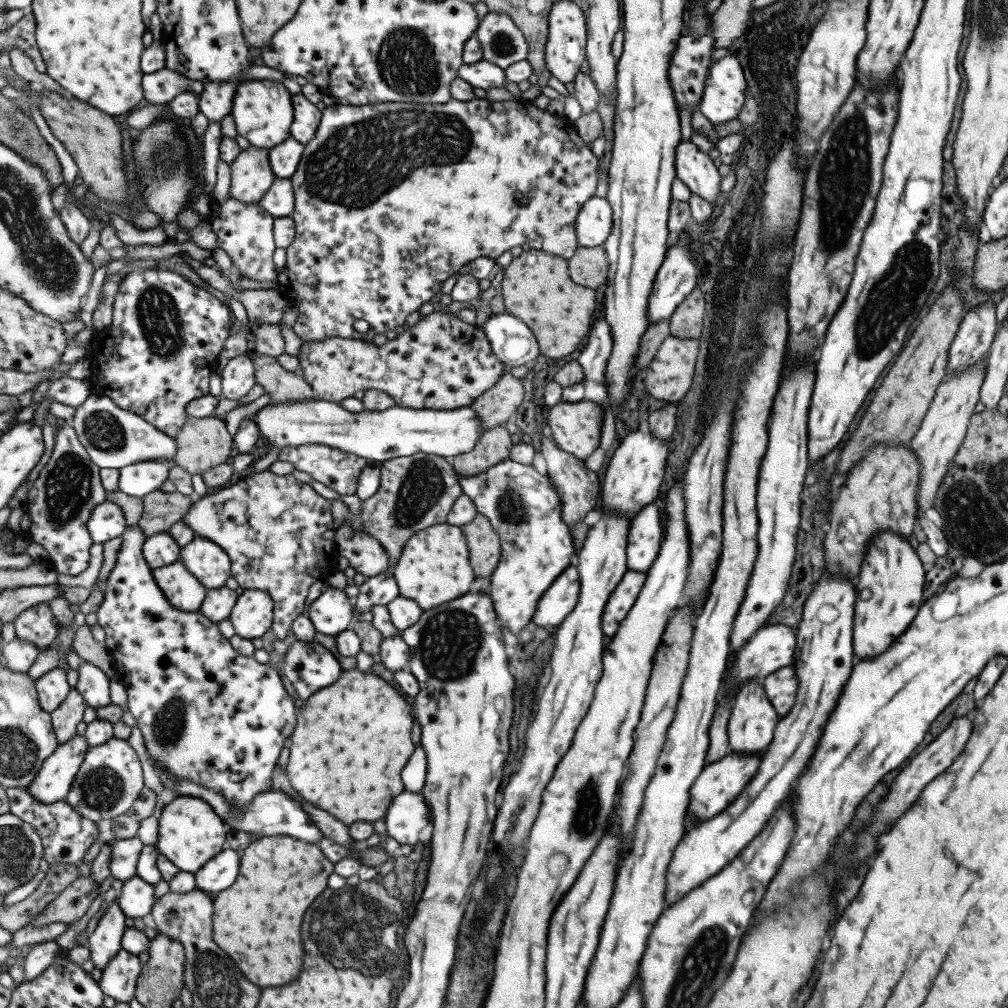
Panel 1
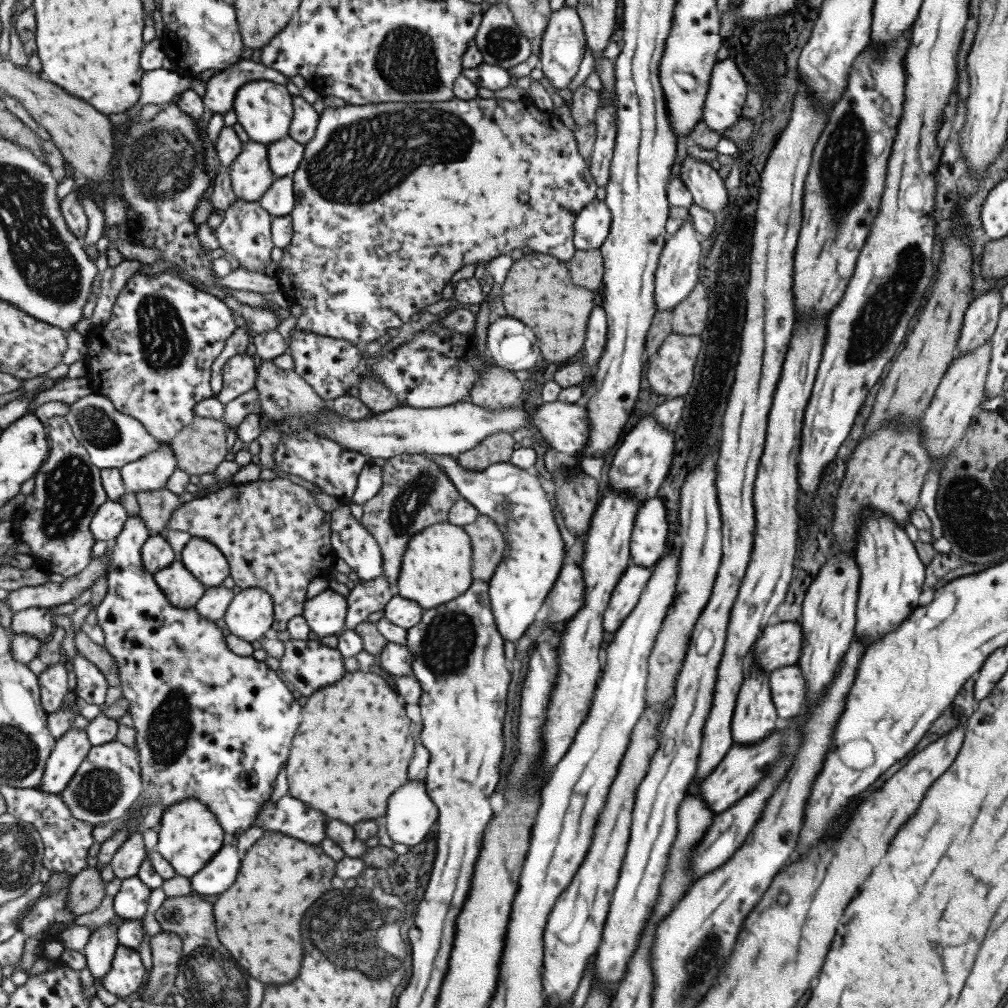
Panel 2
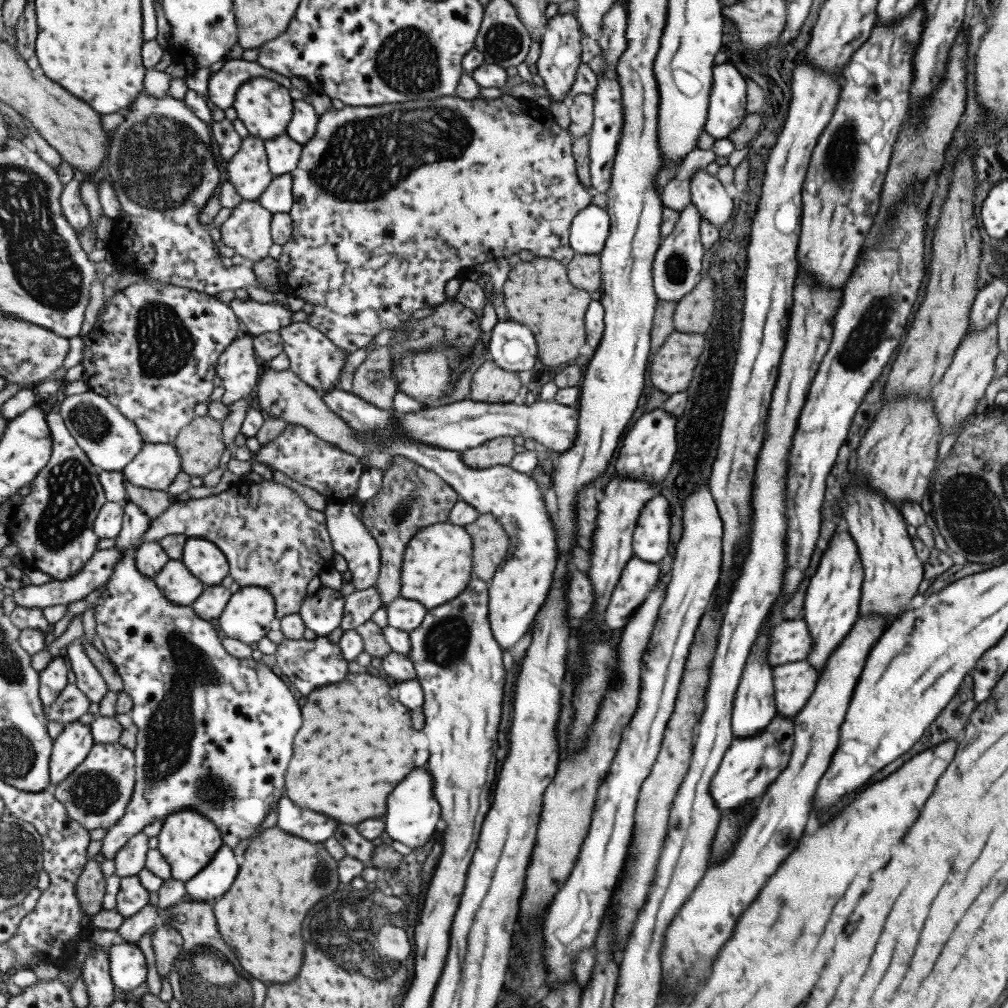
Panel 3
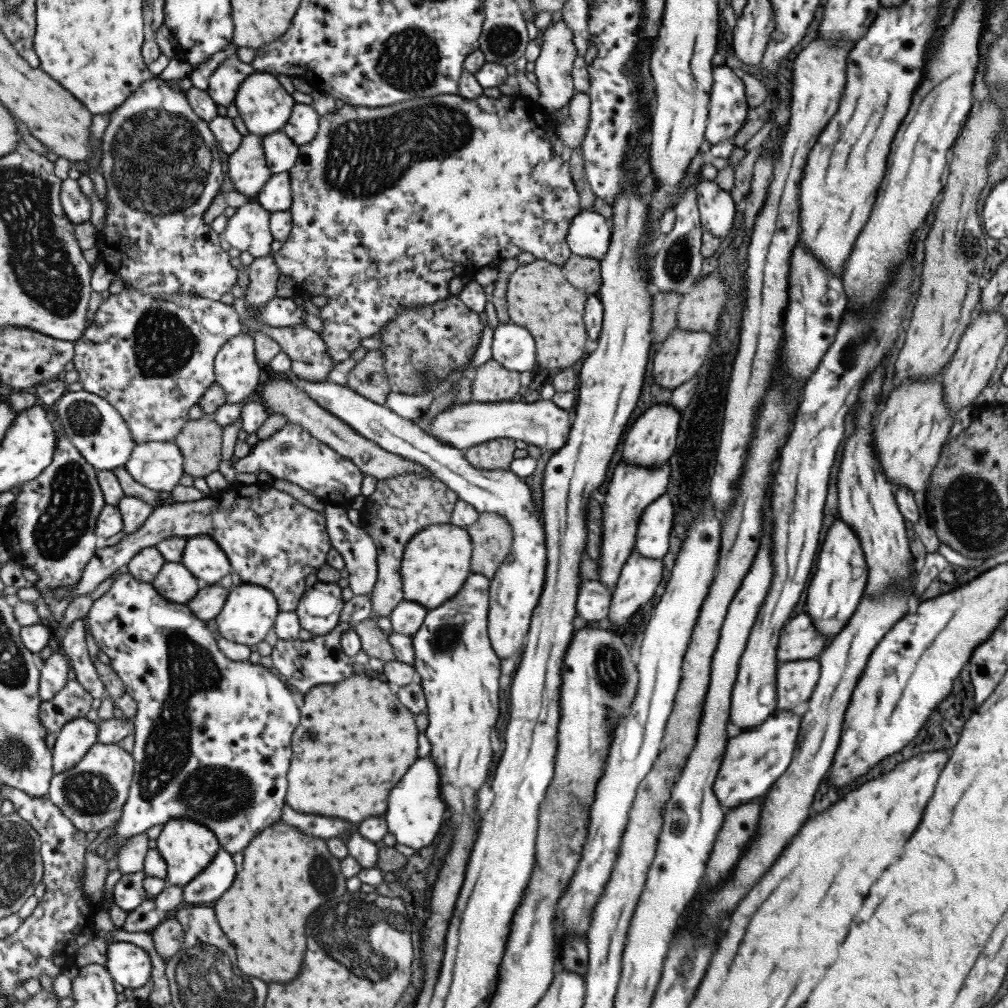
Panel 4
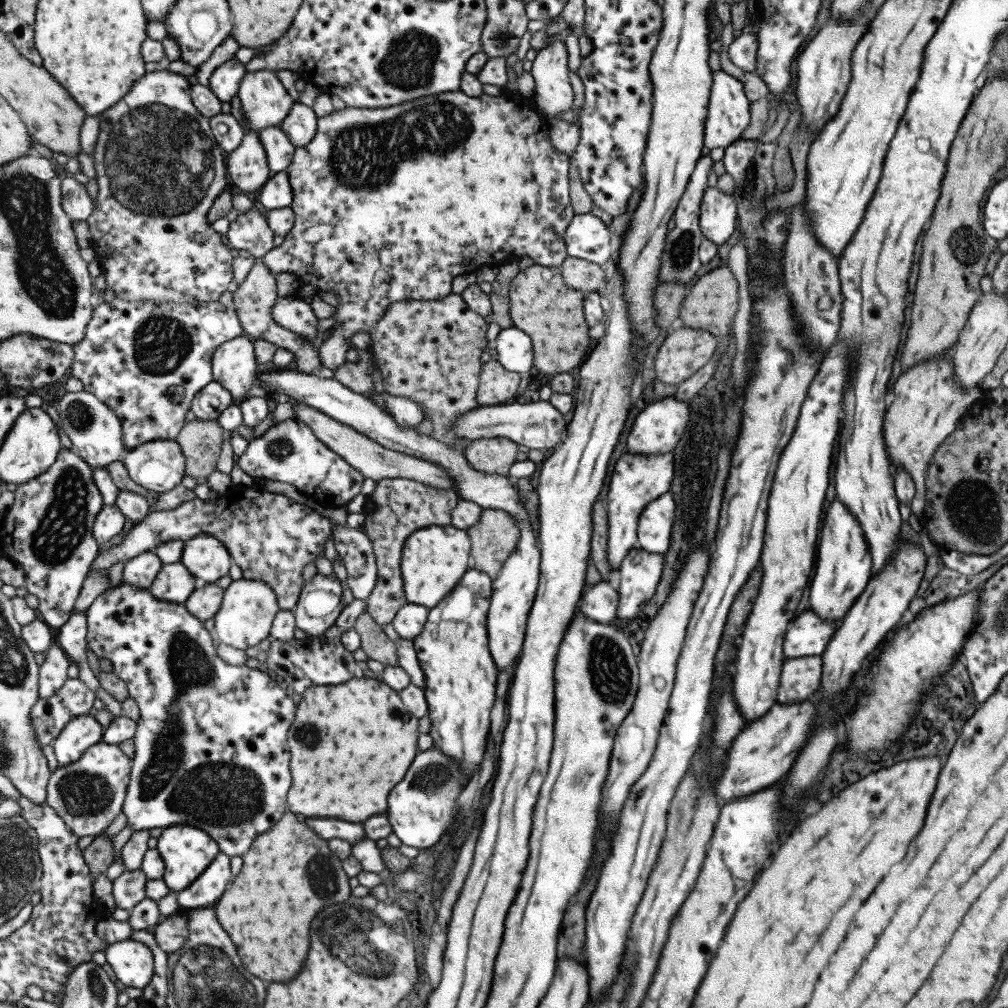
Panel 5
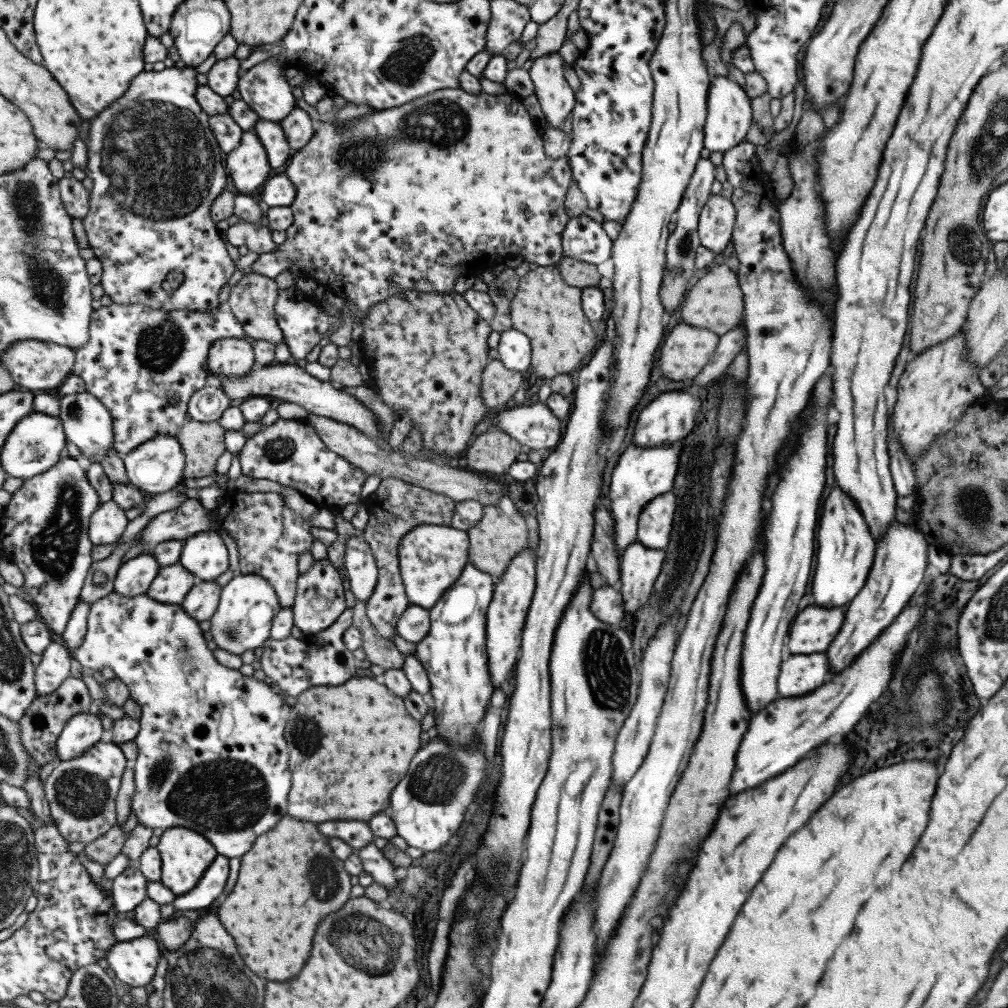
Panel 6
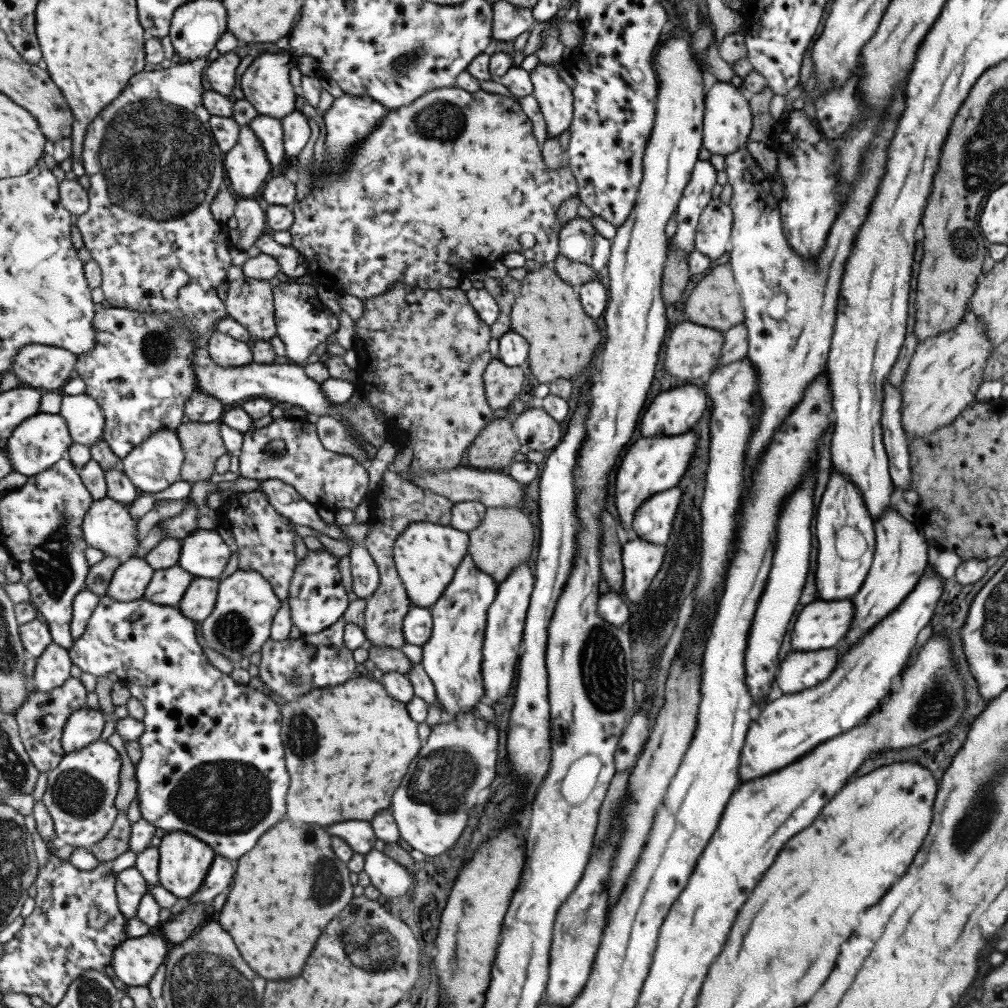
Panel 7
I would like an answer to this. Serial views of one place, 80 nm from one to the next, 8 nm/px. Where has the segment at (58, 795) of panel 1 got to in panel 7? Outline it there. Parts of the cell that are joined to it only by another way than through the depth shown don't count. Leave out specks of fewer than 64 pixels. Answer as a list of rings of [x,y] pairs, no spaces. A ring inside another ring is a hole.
[[[85,705],[76,710],[66,724],[62,738],[66,752],[75,752],[102,738],[108,720],[101,709]]]

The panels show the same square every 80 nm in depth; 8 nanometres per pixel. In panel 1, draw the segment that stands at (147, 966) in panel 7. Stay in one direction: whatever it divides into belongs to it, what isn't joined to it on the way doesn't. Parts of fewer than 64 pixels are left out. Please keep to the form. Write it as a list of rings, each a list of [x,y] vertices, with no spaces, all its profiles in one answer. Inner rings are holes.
[[[121,949],[102,973],[99,983],[103,993],[117,1003],[128,1004],[135,999],[137,982],[139,976],[143,975],[143,967],[138,955]]]

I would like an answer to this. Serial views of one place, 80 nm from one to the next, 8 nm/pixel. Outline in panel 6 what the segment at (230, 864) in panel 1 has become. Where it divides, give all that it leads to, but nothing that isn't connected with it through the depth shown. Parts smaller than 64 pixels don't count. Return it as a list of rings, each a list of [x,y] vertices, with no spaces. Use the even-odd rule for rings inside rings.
[[[220,854],[193,890],[186,895],[177,895],[175,900],[177,912],[196,914],[205,911],[223,894],[227,880],[229,880],[229,858]]]

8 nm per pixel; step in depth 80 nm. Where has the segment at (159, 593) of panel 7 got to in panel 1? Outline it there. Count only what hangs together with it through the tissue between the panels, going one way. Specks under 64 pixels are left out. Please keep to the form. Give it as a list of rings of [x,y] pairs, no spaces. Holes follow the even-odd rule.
[[[181,560],[154,569],[155,580],[162,592],[175,605],[187,612],[197,612],[206,599],[208,589]]]

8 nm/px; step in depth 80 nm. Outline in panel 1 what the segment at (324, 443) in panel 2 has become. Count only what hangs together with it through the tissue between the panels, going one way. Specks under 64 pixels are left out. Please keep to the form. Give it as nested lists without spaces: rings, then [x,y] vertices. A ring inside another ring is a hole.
[[[306,444],[286,446],[280,450],[281,462],[291,462],[294,468],[306,472],[314,480],[335,490],[338,494],[356,494],[363,469],[369,465],[377,465],[366,458],[350,452],[327,446],[326,444]]]

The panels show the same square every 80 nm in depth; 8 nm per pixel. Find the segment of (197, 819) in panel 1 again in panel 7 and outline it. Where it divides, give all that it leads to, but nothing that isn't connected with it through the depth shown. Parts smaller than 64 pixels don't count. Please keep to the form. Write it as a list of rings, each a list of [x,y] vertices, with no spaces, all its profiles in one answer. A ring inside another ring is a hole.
[[[169,832],[163,835],[160,848],[160,881],[162,885],[180,899],[192,898],[198,894],[206,882],[215,857],[218,855],[211,845],[199,840],[199,837],[188,832]]]

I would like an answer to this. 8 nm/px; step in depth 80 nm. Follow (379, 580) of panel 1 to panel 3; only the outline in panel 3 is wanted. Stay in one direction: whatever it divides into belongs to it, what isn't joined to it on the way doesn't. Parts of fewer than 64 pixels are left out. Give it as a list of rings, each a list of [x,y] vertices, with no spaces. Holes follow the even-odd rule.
[[[375,586],[365,590],[353,591],[345,597],[346,607],[344,610],[344,619],[342,622],[343,632],[349,629],[356,629],[361,626],[371,614],[380,608],[379,593]]]

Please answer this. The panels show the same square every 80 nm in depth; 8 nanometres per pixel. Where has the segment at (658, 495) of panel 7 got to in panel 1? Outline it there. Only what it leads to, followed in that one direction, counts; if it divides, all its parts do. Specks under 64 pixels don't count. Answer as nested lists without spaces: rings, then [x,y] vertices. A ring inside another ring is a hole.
[[[654,501],[646,504],[631,518],[625,544],[626,570],[646,573],[651,566],[663,535],[659,510]]]

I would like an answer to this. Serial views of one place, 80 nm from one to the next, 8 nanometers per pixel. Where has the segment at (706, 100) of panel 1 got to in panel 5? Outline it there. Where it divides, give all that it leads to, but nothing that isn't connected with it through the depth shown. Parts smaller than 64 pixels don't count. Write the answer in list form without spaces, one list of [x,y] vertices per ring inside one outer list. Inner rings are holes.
[[[722,70],[712,74],[710,88],[708,114],[704,120],[702,145],[709,149],[725,148],[739,139],[743,129],[749,124],[750,102],[745,97],[740,79],[732,78]]]

